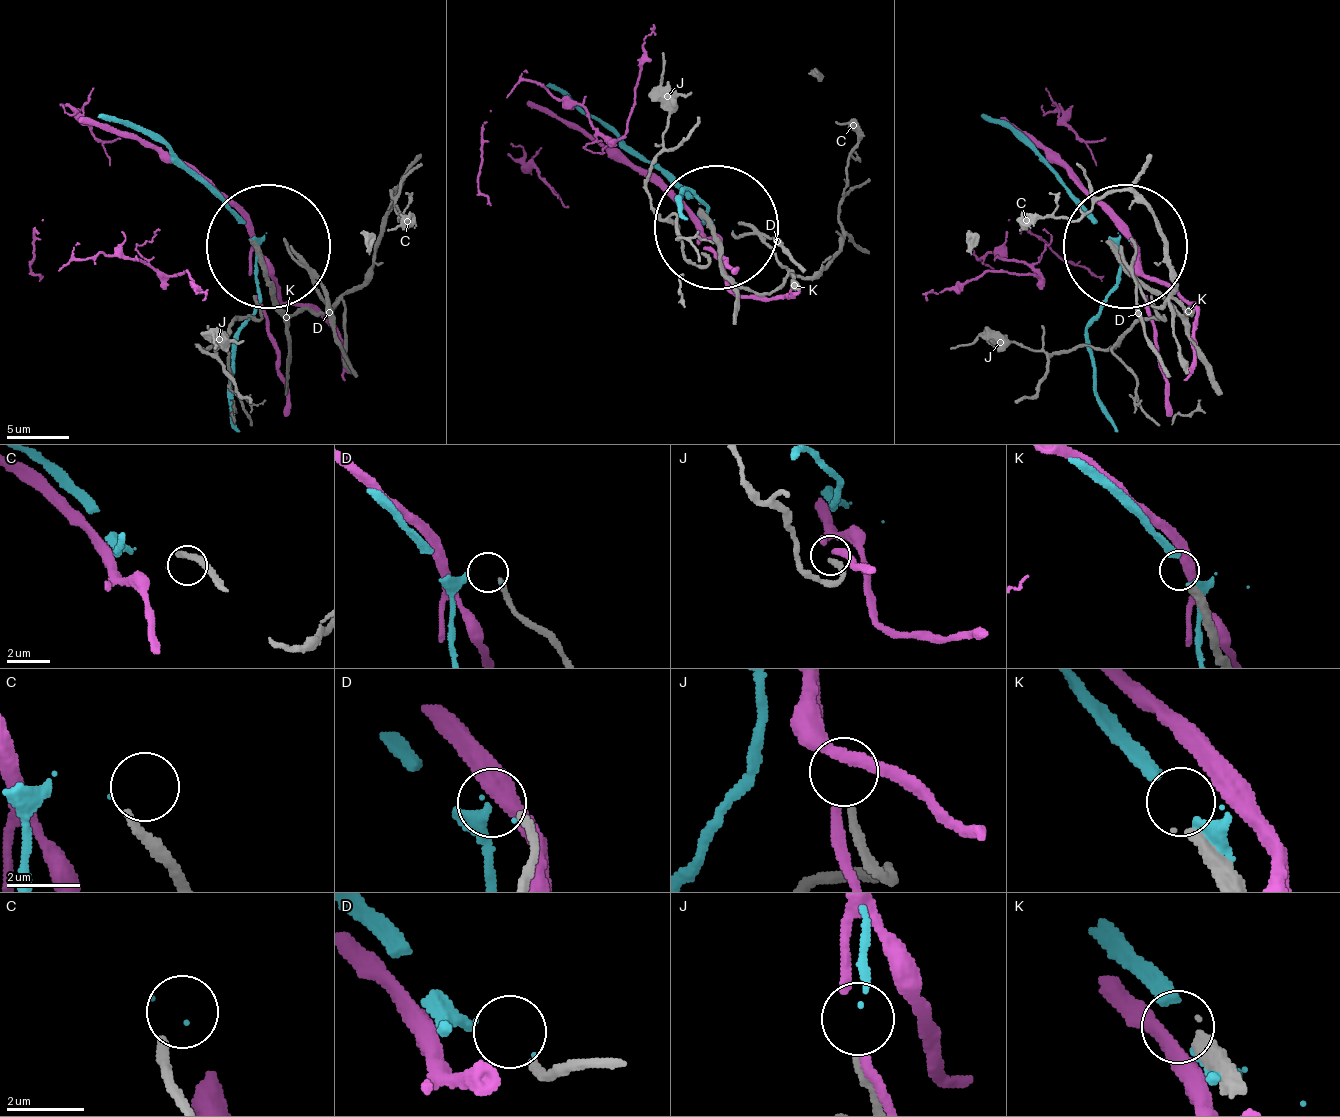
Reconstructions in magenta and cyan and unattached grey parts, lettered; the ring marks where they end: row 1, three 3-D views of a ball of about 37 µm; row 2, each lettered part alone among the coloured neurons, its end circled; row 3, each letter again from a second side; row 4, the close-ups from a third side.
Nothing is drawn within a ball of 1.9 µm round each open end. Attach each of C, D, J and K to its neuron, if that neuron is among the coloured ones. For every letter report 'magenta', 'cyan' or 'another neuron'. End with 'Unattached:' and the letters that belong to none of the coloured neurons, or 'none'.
C: another neuron
D: cyan
J: another neuron
K: another neuron
Unattached: C, J, K

